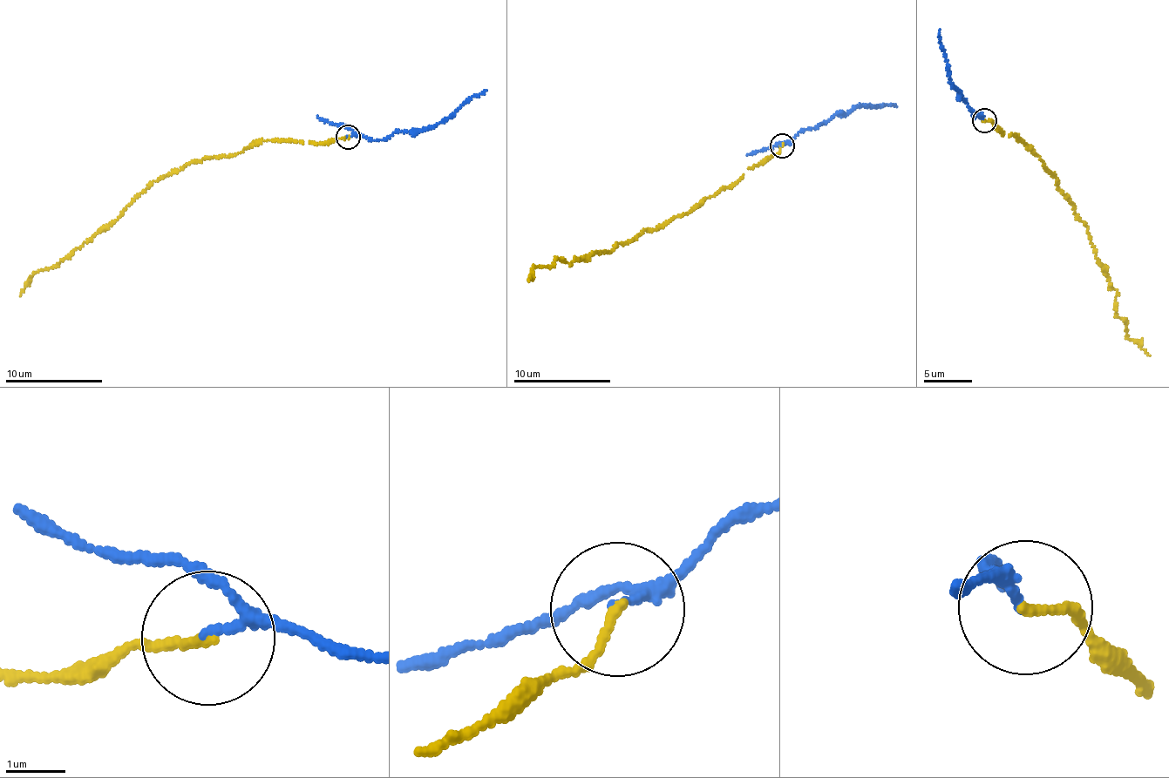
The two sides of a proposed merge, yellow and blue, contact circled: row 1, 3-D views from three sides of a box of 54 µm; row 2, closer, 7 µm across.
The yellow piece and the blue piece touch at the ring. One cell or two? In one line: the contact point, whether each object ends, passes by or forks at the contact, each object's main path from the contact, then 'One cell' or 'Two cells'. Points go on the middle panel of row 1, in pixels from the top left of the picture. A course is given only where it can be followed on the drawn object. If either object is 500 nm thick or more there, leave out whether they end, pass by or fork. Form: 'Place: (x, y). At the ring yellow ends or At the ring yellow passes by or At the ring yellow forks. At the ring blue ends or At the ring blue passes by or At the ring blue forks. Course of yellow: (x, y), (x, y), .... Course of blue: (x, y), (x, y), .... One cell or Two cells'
Place: (782, 145). At the ring yellow ends. At the ring blue passes by. Course of yellow: (782, 146), (685, 213), (614, 251), (594, 253), (570, 264), (554, 260), (537, 267), (529, 281). Course of blue: (780, 146), (805, 129), (826, 123), (855, 108), (896, 106). One cell

